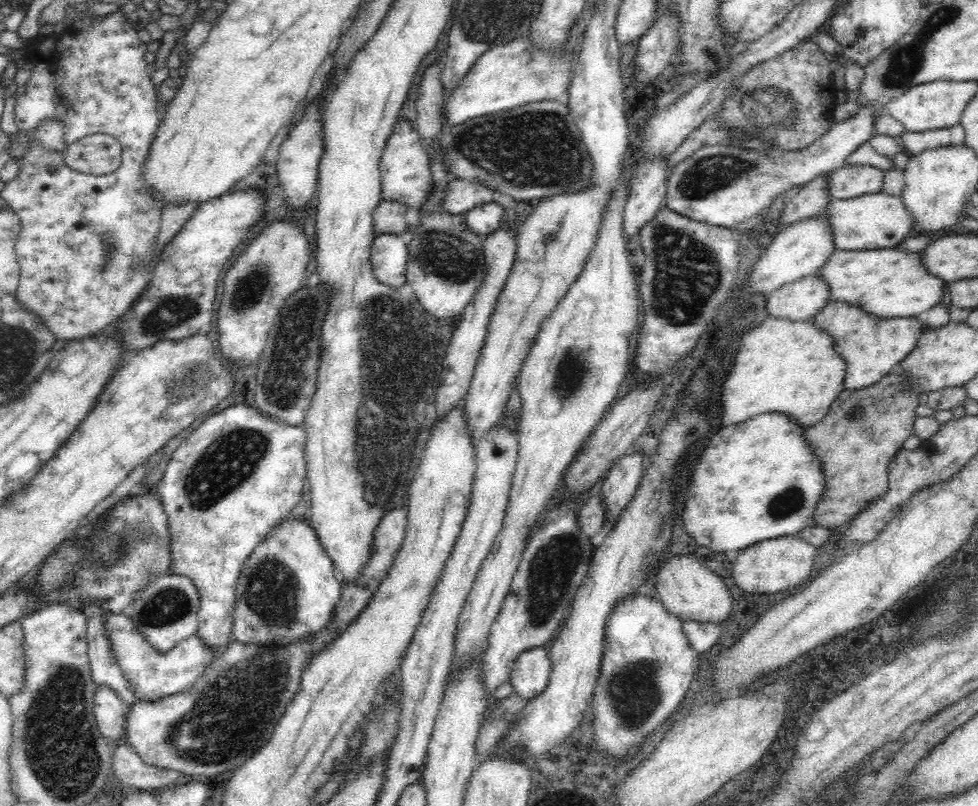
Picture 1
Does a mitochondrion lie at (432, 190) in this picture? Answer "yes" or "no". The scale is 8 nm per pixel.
no

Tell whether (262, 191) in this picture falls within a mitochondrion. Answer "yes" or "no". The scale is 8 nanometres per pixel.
no

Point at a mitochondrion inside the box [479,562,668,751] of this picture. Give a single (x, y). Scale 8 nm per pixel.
(632, 688)

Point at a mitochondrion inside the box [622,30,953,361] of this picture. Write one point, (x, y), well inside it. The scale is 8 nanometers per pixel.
(686, 274)

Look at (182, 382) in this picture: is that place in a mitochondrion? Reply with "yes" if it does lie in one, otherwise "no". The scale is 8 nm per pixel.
yes

